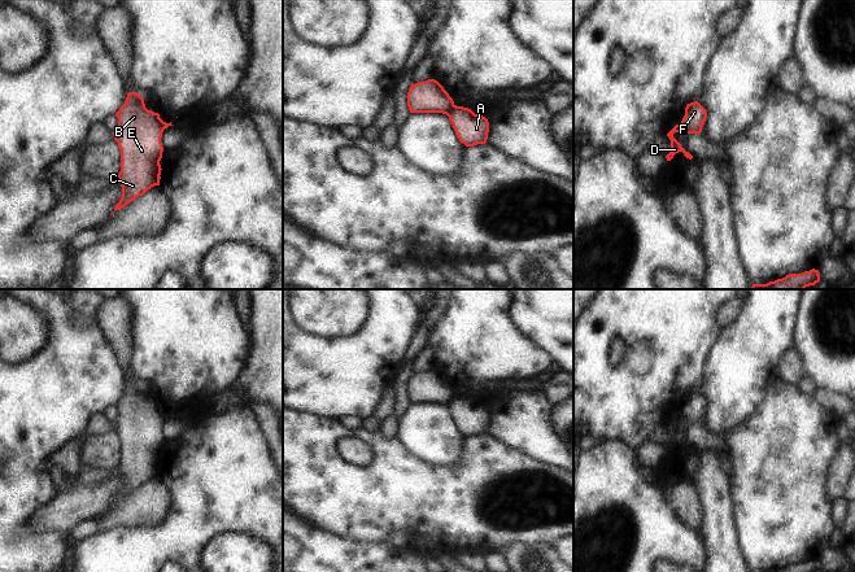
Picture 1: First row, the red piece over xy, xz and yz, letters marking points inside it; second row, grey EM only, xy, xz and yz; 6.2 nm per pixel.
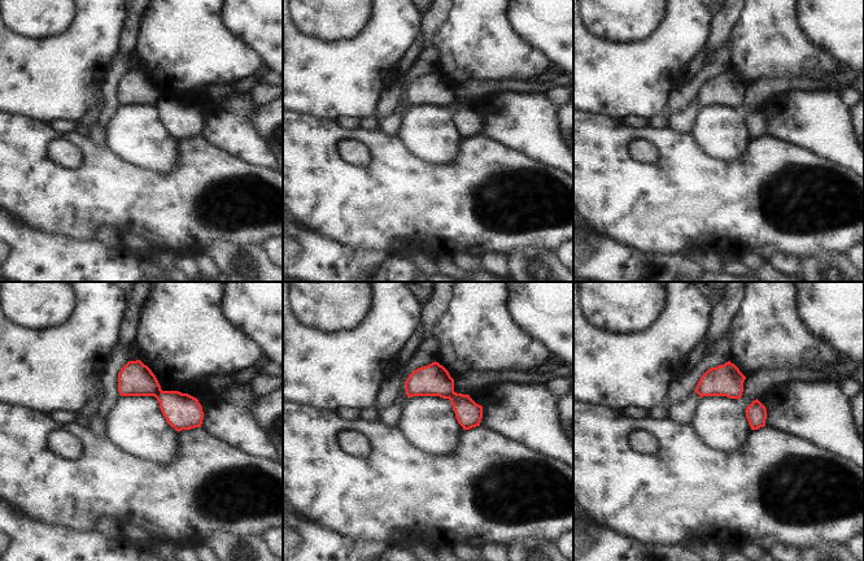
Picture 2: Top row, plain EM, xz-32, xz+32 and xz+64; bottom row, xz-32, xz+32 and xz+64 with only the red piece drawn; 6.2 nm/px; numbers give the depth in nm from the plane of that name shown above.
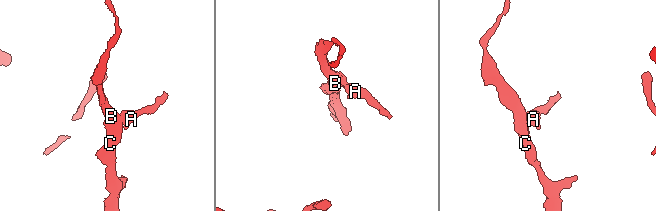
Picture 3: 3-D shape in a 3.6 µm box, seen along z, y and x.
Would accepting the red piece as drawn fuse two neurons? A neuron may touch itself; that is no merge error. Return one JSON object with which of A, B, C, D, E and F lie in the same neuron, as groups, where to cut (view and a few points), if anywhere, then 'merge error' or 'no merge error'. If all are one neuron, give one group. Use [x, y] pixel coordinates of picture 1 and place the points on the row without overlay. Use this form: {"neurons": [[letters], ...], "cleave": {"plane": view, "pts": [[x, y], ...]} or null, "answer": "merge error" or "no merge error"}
{"neurons": [["A", "F"], ["B", "C", "D", "E"]], "cleave": {"plane": "xz", "pts": [[454, 396], [446, 405]]}, "answer": "merge error"}

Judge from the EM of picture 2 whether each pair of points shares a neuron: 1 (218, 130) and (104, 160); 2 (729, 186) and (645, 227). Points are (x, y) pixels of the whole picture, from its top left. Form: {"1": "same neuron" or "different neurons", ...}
{"1": "different neurons", "2": "same neuron"}

